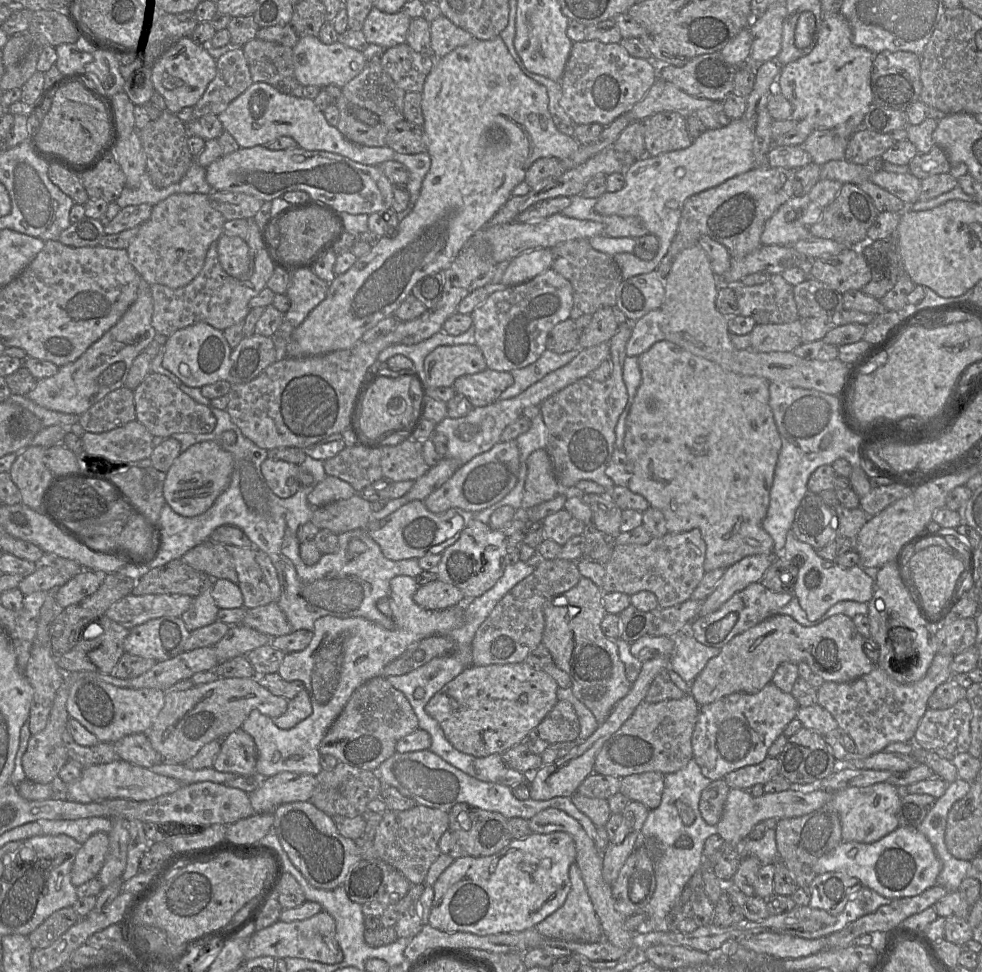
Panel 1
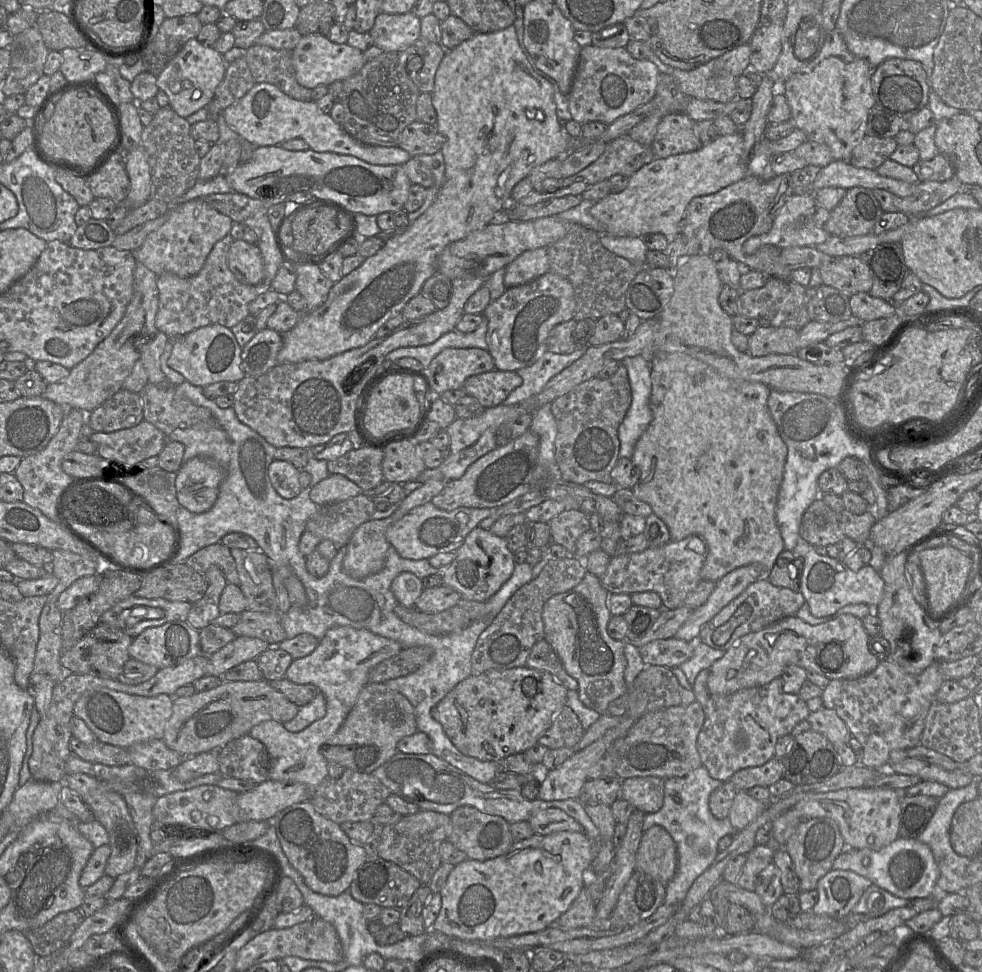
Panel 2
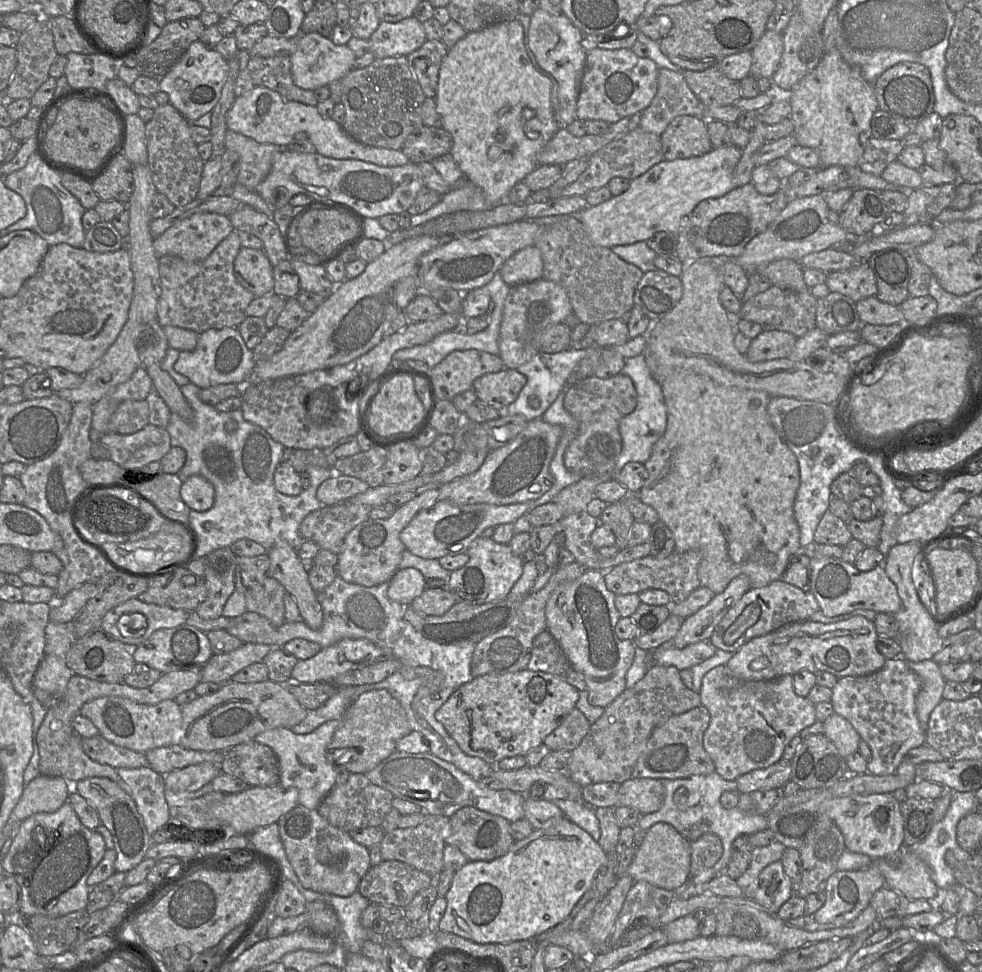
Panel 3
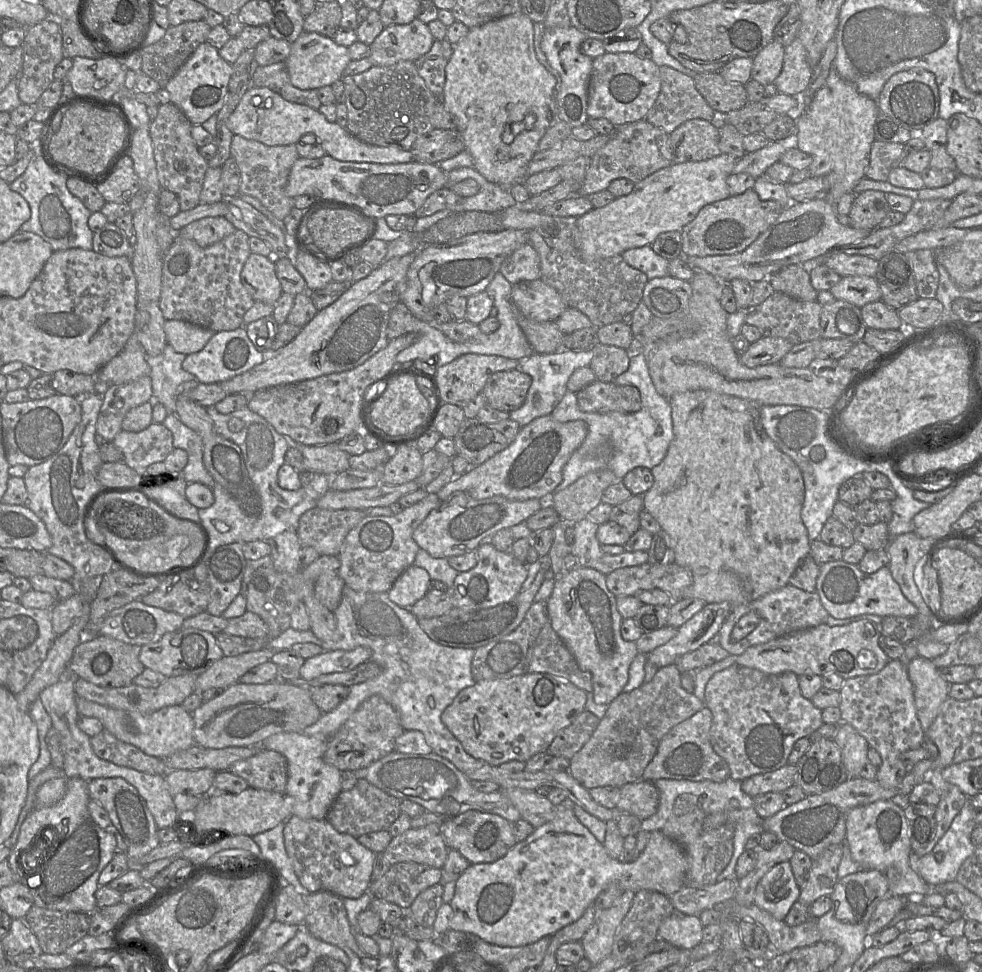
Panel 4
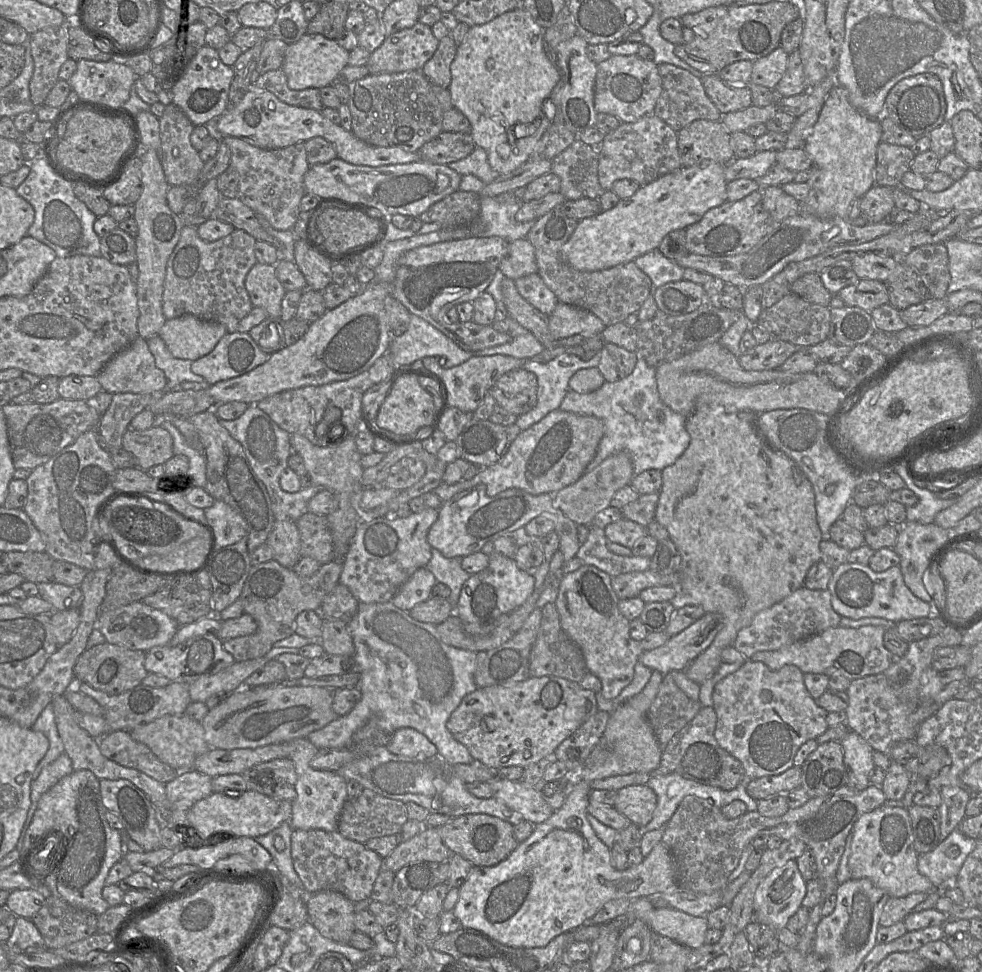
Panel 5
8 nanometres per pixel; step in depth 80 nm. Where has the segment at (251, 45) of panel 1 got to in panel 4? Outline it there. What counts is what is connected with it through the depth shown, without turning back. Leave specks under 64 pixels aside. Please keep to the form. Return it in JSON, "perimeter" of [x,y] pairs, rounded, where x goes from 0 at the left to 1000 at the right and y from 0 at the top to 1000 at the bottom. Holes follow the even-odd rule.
{"perimeter":[[[290,64],[263,68],[257,78],[257,87],[274,91],[293,105],[313,108],[322,113],[328,108],[323,92],[307,93],[297,87]]]}

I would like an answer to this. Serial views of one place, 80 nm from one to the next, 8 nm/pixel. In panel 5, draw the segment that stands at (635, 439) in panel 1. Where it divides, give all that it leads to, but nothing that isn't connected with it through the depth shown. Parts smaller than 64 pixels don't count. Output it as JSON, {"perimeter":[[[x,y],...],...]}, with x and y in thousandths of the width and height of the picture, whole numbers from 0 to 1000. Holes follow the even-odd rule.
{"perimeter":[[[710,416],[708,422],[699,429],[698,439],[703,448],[701,460],[684,478],[673,485],[674,500],[670,506],[671,513],[667,535],[679,544],[682,555],[688,561],[693,572],[689,621],[715,623],[719,631],[728,631],[736,639],[736,646],[729,653],[725,663],[706,679],[698,689],[700,697],[712,705],[727,695],[736,682],[734,679],[735,670],[747,664],[753,649],[764,643],[767,636],[774,629],[784,626],[818,604],[823,586],[829,579],[836,576],[835,558],[839,552],[832,536],[828,500],[820,487],[803,468],[795,463],[786,465],[775,456],[766,439],[768,426],[774,429],[775,425],[767,422],[754,422],[748,419],[737,419],[732,416]]]}

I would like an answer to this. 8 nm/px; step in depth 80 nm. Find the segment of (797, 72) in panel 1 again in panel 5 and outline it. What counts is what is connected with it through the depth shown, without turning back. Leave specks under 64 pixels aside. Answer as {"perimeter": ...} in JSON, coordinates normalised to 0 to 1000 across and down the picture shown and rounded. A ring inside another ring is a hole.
{"perimeter":[[[854,87],[842,99],[833,123],[822,141],[818,154],[827,166],[828,180],[822,188],[825,197],[816,210],[816,218],[836,224],[865,224],[868,209],[891,190],[893,152],[897,146],[897,130],[871,112],[863,95]]]}

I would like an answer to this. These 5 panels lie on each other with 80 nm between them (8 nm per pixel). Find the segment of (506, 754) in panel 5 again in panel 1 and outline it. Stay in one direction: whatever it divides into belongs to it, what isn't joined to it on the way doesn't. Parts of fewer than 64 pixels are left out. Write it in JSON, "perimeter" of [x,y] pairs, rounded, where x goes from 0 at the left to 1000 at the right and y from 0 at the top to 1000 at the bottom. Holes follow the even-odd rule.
{"perimeter":[[[535,681],[513,684],[502,683],[496,685],[480,684],[473,688],[461,700],[452,705],[445,713],[443,713],[434,724],[433,731],[447,744],[453,755],[453,758],[463,771],[484,779],[495,779],[500,776],[512,776],[520,769],[529,764],[533,764],[537,760],[538,754],[555,739],[555,737],[569,721],[567,717],[568,708],[569,706],[567,702],[559,693],[554,690],[544,688]]]}

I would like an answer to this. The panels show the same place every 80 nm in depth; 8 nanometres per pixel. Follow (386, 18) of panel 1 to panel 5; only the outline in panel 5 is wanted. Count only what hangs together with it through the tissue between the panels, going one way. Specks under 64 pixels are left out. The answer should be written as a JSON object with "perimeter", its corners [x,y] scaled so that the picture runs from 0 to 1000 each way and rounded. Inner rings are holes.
{"perimeter":[[[427,22],[419,29],[404,32],[393,37],[390,44],[378,55],[373,68],[376,76],[400,76],[413,73],[429,73],[433,65],[445,51],[447,41],[441,36],[440,30]]]}

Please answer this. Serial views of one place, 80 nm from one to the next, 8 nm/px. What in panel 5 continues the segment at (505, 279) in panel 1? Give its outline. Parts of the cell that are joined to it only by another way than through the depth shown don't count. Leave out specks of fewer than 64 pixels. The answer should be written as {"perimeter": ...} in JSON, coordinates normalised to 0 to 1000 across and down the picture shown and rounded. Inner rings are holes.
{"perimeter":[[[536,245],[520,249],[517,260],[508,272],[508,278],[521,288],[547,281],[548,275],[543,252]]]}

